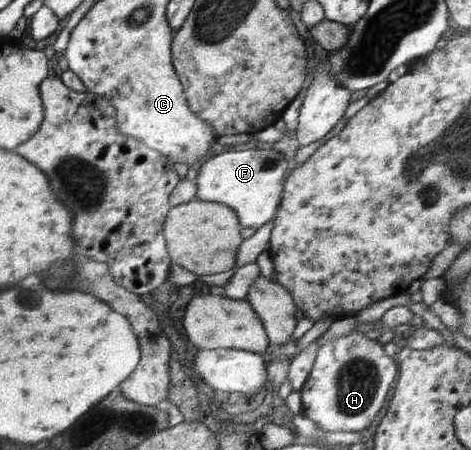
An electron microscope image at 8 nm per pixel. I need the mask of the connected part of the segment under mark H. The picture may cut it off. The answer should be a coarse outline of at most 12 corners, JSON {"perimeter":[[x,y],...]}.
{"perimeter":[[356,329],[319,347],[299,390],[323,431],[360,432],[399,367]]}

